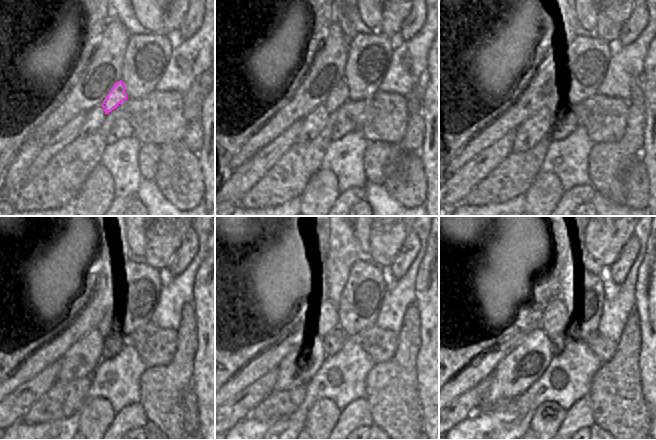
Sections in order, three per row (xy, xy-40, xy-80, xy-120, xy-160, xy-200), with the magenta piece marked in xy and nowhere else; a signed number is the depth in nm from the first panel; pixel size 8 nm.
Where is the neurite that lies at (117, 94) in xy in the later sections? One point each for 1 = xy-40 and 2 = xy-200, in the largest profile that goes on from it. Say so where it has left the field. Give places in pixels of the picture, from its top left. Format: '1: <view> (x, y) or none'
1: xy-40 (339, 95)
2: xy-200 (554, 319)

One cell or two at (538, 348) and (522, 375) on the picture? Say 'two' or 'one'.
one

